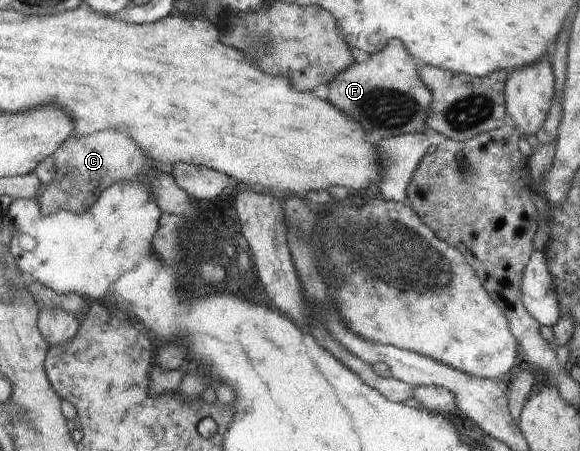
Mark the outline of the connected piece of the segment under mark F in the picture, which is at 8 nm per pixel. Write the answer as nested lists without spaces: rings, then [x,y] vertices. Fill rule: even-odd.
[[[391,40],[383,49],[370,54],[369,60],[355,61],[331,78],[327,100],[349,114],[349,118],[355,118],[367,134],[392,137],[403,133],[425,133],[425,119],[433,95],[421,80],[419,64],[401,41]]]

